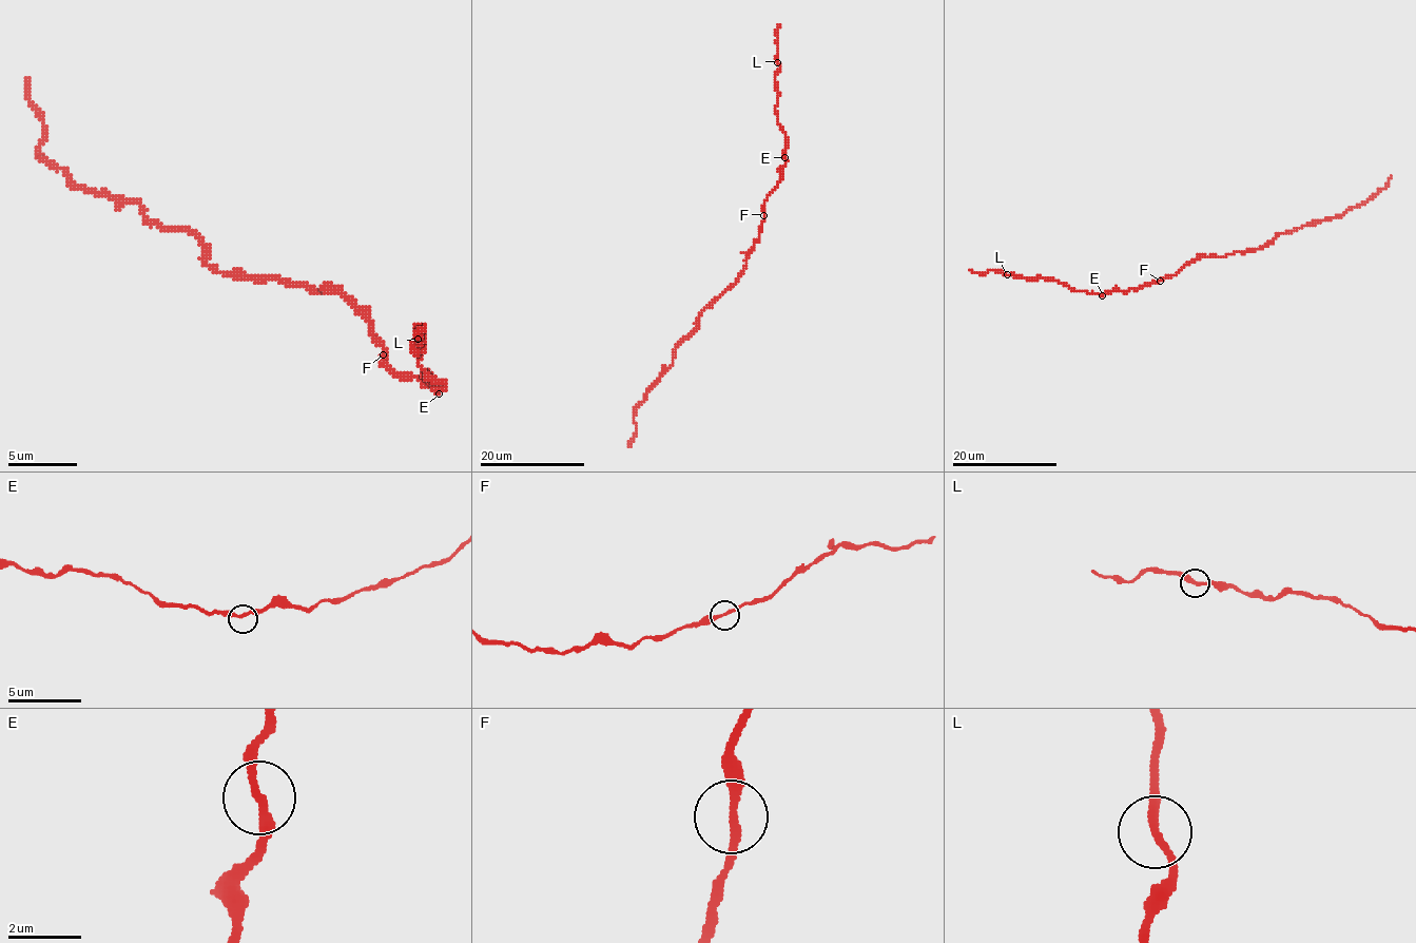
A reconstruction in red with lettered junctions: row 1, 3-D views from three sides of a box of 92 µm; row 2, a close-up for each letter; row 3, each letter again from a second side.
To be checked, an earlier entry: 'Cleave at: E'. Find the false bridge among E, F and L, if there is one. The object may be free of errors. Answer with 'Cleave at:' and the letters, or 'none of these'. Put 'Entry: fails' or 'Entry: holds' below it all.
Cleave at: none of these
Entry: fails

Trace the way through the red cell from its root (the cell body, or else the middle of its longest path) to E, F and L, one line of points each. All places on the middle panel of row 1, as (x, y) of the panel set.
E: (748, 253), (758, 237), (763, 220), (763, 203), (780, 178), (784, 157)
F: (748, 253), (758, 237), (763, 215)
L: (748, 253), (761, 230), (767, 195), (780, 178), (784, 164), (788, 136), (775, 109), (777, 62)

